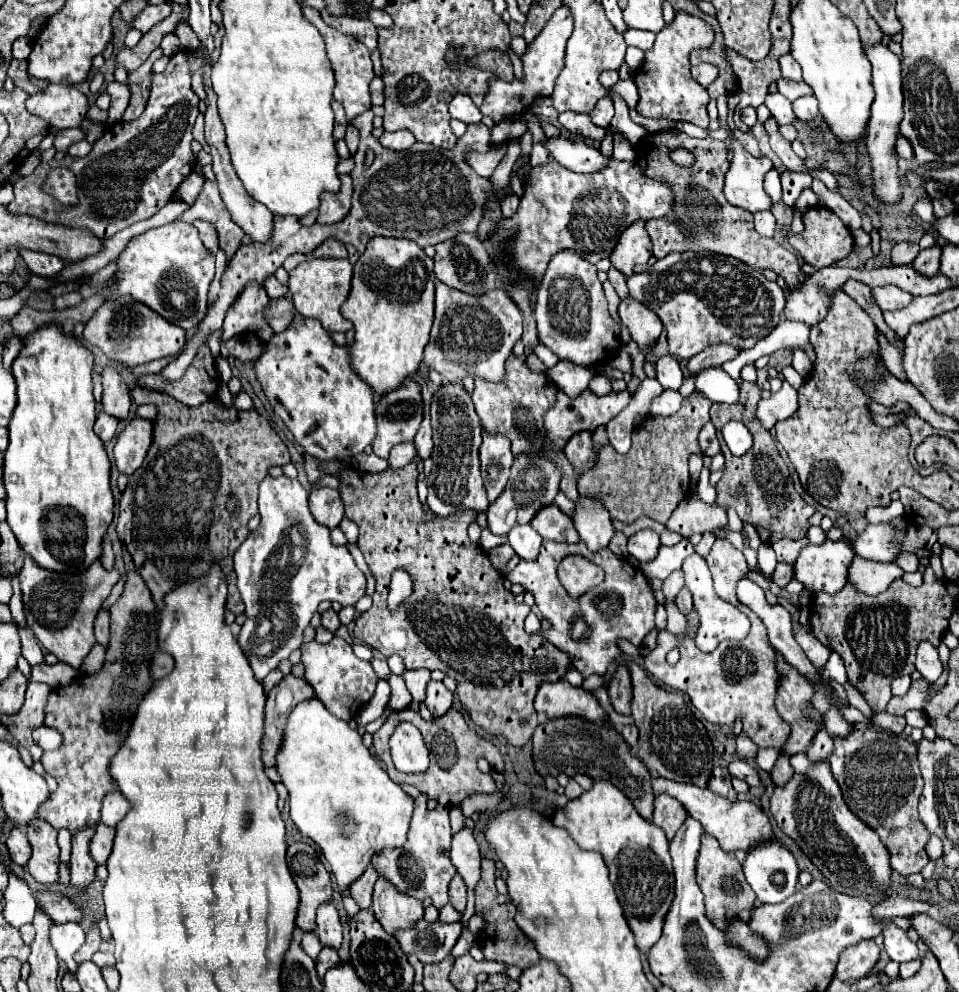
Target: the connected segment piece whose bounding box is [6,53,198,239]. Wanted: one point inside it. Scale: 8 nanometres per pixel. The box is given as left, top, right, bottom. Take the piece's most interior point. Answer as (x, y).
(133, 169)

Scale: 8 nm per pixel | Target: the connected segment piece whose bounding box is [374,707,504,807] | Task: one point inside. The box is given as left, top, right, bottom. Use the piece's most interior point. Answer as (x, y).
(454, 746)

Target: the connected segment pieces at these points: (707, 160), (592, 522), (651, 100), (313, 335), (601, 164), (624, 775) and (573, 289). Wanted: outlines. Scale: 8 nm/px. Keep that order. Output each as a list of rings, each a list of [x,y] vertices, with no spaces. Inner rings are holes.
[[[648,135],[644,145],[638,145],[638,165],[642,169],[644,175],[648,175],[650,179],[656,181],[666,181],[672,185],[674,193],[676,193],[676,205],[678,205],[678,213],[680,217],[686,221],[686,225],[692,231],[700,231],[702,239],[698,241],[688,241],[682,237],[682,233],[678,231],[678,227],[674,223],[670,223],[668,219],[660,219],[660,221],[650,221],[648,227],[648,235],[654,243],[654,257],[660,259],[664,255],[668,255],[670,251],[714,251],[714,253],[722,253],[722,255],[730,255],[738,261],[748,263],[750,267],[756,267],[758,271],[764,269],[772,269],[774,273],[778,273],[780,277],[784,277],[786,281],[786,291],[798,291],[802,287],[802,283],[806,281],[804,271],[798,265],[798,259],[792,251],[788,251],[786,247],[782,247],[776,239],[768,239],[756,233],[754,225],[752,225],[752,213],[748,211],[740,211],[740,207],[732,207],[722,193],[724,187],[724,175],[728,171],[728,147],[712,137],[706,139],[692,139],[692,151],[696,155],[696,163],[692,167],[680,167],[676,163],[670,161],[668,151],[672,147],[680,145],[680,141],[672,141],[664,139],[664,135]],[[710,233],[718,233],[718,239],[712,239]]]
[[[580,497],[580,501],[576,503],[576,515],[572,517],[572,521],[590,551],[600,551],[608,547],[614,535],[614,527],[602,503],[592,501],[588,497]]]
[[[678,11],[672,23],[658,33],[654,47],[646,51],[644,63],[634,75],[640,93],[636,111],[648,119],[686,121],[707,129],[710,118],[706,105],[710,97],[708,91],[690,75],[690,53],[700,47],[710,47],[712,41],[714,41],[714,29],[706,21],[688,15],[684,11]]]
[[[294,313],[292,323],[282,333],[276,333],[266,343],[260,357],[252,361],[256,379],[260,381],[274,413],[292,431],[294,439],[304,447],[304,451],[322,461],[332,461],[336,457],[354,457],[362,453],[376,437],[372,387],[368,387],[368,383],[364,383],[360,375],[352,371],[350,361],[352,355],[346,345],[336,345],[330,333],[324,331],[324,327],[316,319],[308,319],[300,313]]]
[[[552,137],[552,139],[546,139],[544,145],[558,163],[562,163],[564,167],[576,173],[596,173],[608,165],[606,155],[602,155],[598,149],[582,141]]]
[[[556,717],[538,725],[532,737],[532,759],[536,773],[540,777],[560,773],[574,777],[578,773],[588,775],[592,779],[608,779],[616,785],[638,809],[644,819],[652,819],[654,795],[650,785],[650,771],[644,763],[634,755],[632,747],[624,741],[624,737],[612,725],[594,725],[584,717]]]
[[[560,251],[552,257],[536,295],[534,317],[540,341],[560,359],[578,365],[594,365],[598,363],[598,353],[612,353],[612,349],[618,349],[620,325],[608,313],[596,267],[582,255],[576,255],[576,251]]]

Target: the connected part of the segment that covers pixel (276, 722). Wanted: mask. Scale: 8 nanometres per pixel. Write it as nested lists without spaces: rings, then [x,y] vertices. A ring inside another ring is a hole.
[[[286,675],[270,693],[264,707],[264,739],[262,739],[262,763],[272,767],[280,741],[284,737],[284,721],[288,713],[302,701],[314,697],[312,687],[294,675]]]

